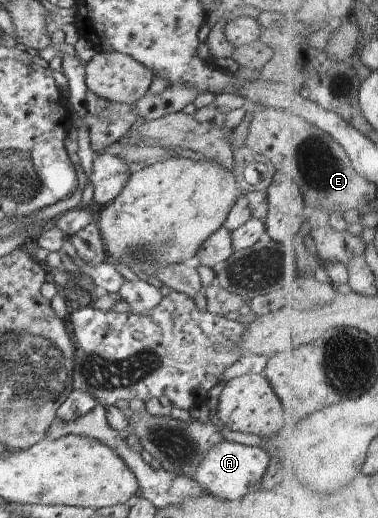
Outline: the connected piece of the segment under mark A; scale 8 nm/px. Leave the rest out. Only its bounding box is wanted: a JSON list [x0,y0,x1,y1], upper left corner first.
[195,441,272,500]

